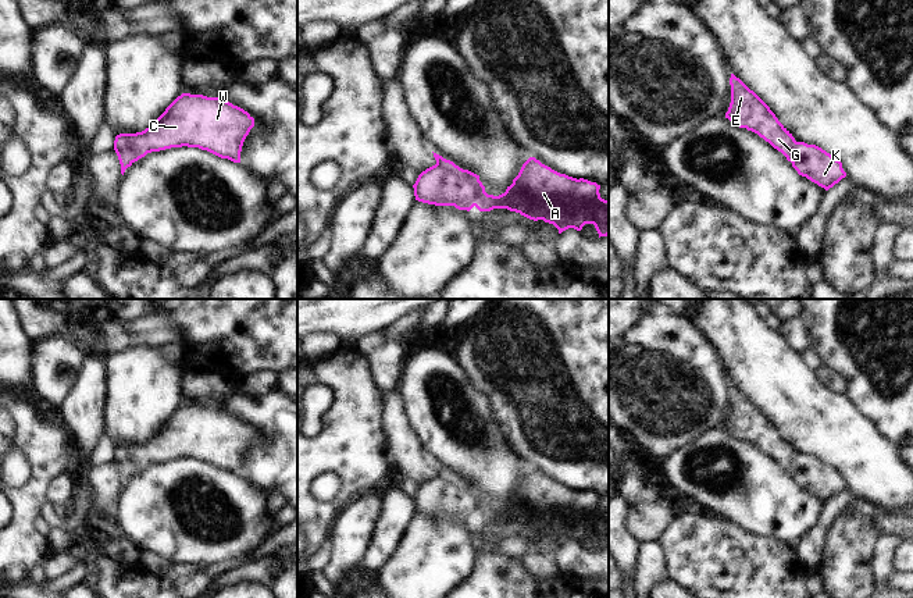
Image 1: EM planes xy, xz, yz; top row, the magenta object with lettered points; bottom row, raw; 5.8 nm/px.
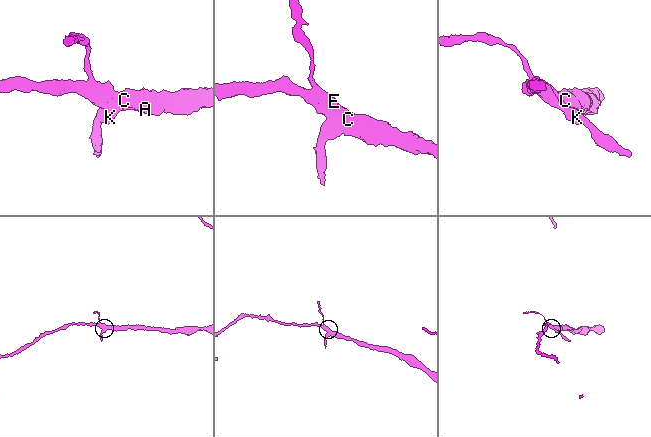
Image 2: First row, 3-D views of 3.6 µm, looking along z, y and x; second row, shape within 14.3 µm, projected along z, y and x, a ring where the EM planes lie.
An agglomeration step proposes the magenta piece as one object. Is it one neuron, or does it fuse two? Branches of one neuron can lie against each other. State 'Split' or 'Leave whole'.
Leave whole.

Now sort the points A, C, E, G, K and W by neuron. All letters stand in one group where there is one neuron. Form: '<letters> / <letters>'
A C E G K W

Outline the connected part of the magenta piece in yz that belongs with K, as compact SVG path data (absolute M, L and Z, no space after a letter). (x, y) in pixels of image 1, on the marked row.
M731 74L731 103L725 118L739 128L757 134L781 152L799 175L828 191L846 172L842 163L816 145L796 142L770 107L739 78Z

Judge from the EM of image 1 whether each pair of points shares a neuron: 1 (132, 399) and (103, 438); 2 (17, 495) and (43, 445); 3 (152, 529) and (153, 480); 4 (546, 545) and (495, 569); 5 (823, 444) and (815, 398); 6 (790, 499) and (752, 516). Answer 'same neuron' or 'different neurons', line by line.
1: different neurons
2: same neuron
3: same neuron
4: different neurons
5: same neuron
6: same neuron

